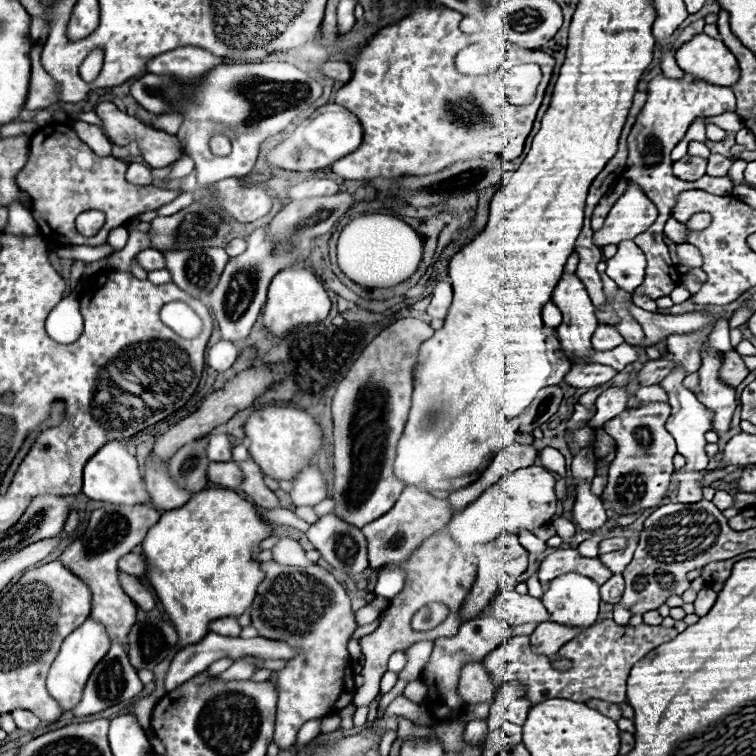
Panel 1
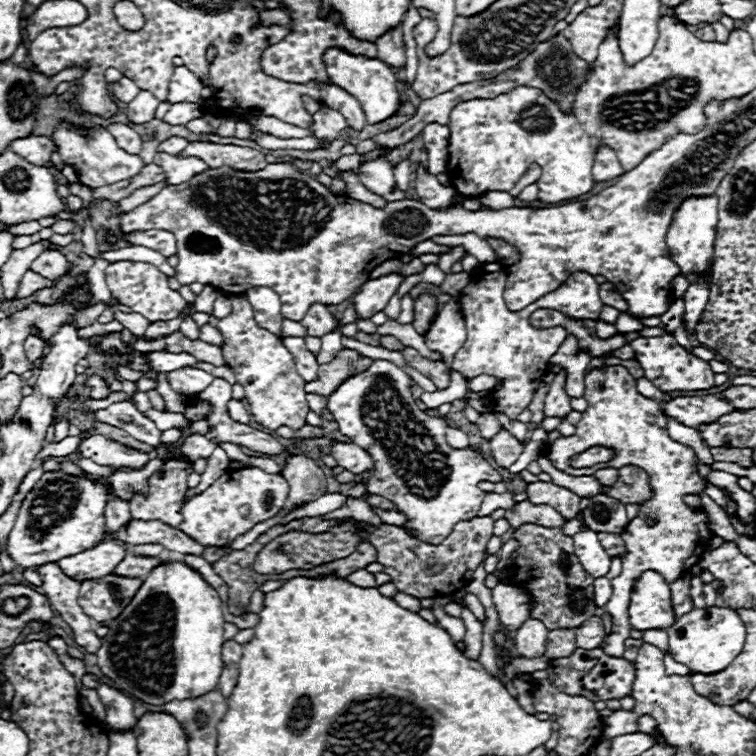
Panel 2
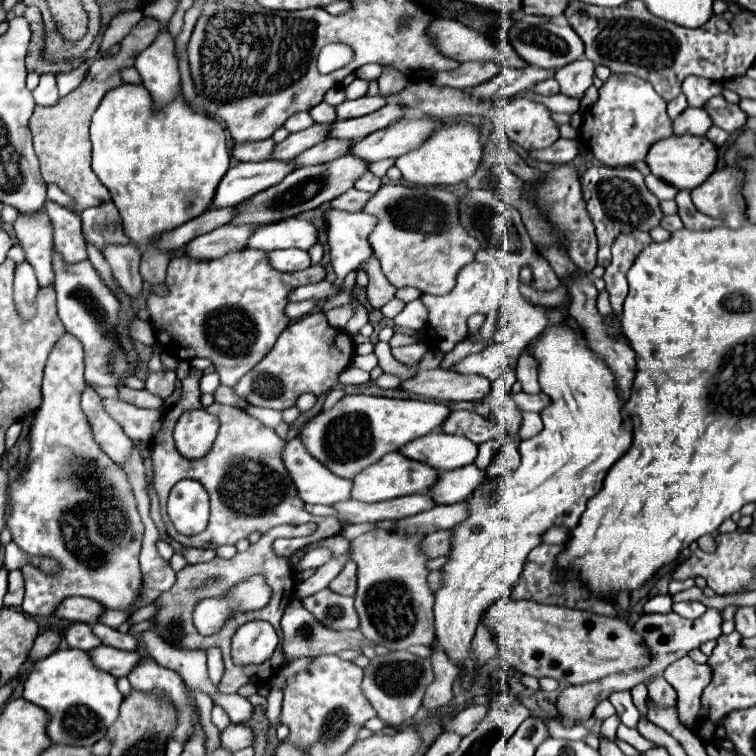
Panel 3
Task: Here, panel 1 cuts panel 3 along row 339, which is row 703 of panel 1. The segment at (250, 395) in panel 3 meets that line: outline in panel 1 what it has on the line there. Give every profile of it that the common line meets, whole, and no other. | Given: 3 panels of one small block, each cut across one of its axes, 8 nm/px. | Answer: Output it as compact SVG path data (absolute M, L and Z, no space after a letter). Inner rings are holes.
M274 560L262 562L260 568L266 572L266 578L258 586L258 596L250 608L252 626L264 638L282 640L304 650L288 660L286 668L278 670L274 676L278 690L274 742L280 750L286 750L296 744L298 730L304 722L330 716L336 708L340 712L352 702L356 686L346 644L348 636L356 630L356 622L346 590L326 568L280 566Z

